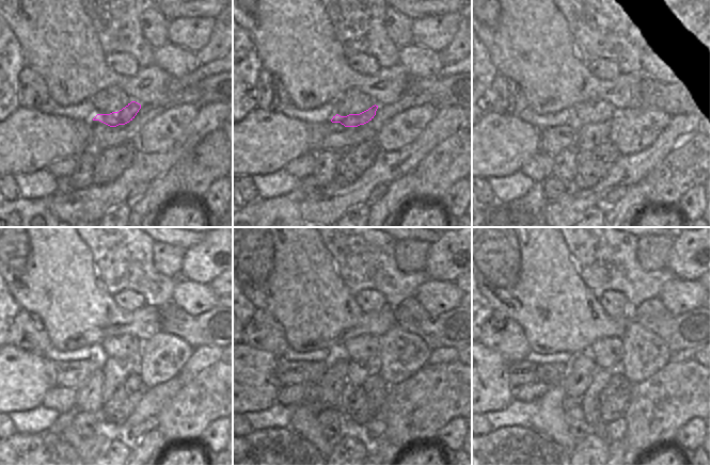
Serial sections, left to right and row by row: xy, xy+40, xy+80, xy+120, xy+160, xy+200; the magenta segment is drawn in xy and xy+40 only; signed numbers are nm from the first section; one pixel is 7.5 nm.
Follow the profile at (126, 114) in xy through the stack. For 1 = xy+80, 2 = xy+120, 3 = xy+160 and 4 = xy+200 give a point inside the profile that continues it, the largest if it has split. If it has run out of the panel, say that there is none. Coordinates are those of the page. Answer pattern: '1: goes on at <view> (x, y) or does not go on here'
1: goes on at xy+80 (590, 135)
2: goes on at xy+120 (114, 371)
3: goes on at xy+160 (358, 373)
4: goes on at xy+200 (589, 400)

